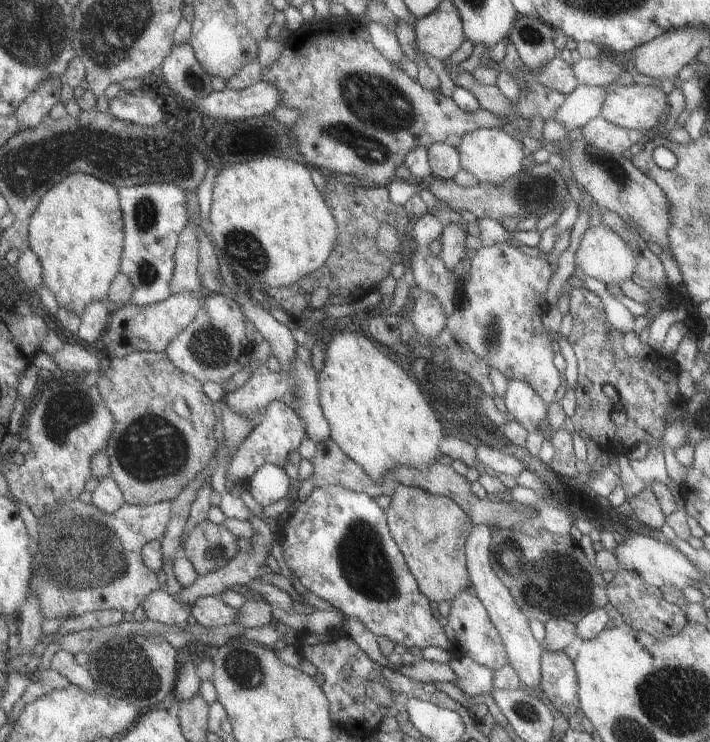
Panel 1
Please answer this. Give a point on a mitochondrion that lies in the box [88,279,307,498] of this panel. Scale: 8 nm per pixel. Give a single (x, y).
(151, 447)

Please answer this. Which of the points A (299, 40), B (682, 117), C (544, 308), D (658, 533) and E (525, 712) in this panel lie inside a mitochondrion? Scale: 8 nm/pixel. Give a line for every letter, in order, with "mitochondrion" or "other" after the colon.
A: other
B: other
C: other
D: other
E: mitochondrion

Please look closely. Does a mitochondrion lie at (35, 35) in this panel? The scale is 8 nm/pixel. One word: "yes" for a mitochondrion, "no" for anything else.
yes

